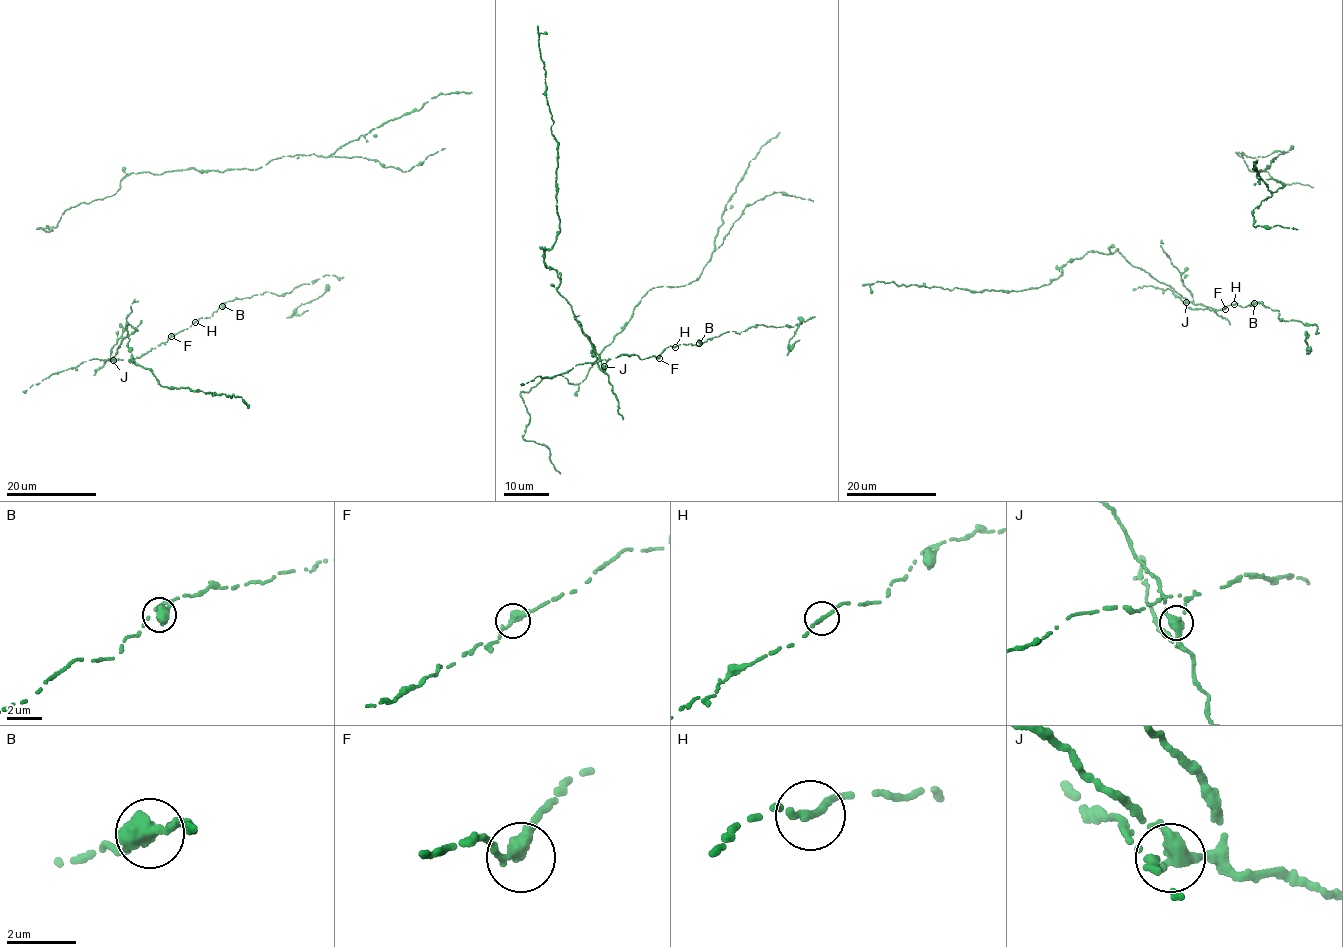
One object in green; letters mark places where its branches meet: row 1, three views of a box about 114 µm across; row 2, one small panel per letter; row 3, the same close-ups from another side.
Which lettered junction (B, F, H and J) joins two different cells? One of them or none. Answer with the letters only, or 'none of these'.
J

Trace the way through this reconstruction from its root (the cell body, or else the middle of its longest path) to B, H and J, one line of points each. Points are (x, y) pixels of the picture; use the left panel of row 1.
B: (171, 336), (200, 318), (210, 317), (222, 306)
H: (171, 336), (195, 322)
J: (171, 336), (167, 342), (139, 358), (112, 360)

